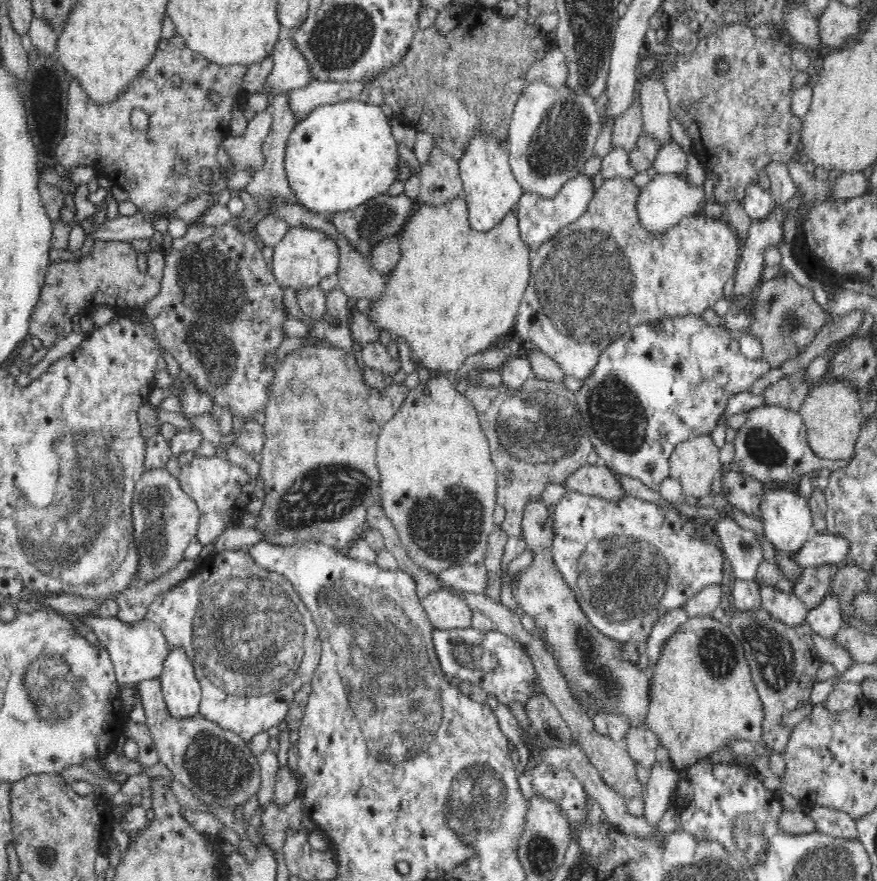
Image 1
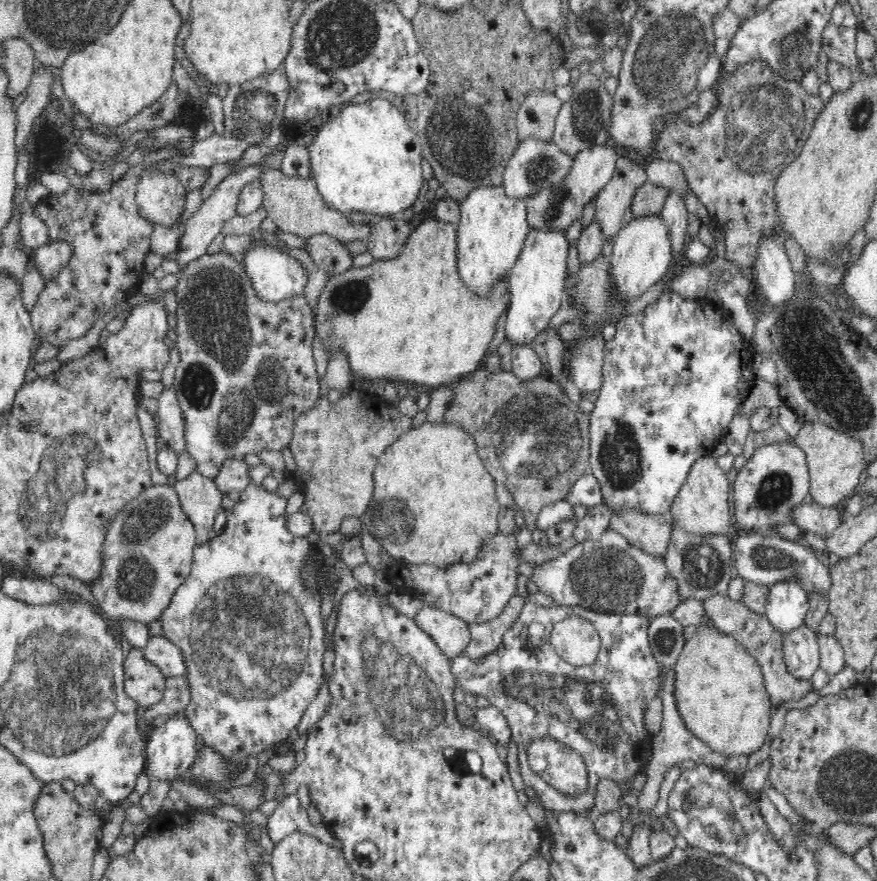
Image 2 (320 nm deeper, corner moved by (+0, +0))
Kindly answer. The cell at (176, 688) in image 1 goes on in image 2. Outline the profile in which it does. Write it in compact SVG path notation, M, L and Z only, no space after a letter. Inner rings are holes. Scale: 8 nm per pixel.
M175 713L174 715L176 715L174 718L161 719L151 727L145 748L149 776L168 783L170 780L180 780L182 776L187 776L197 755L197 732L190 726L185 713Z

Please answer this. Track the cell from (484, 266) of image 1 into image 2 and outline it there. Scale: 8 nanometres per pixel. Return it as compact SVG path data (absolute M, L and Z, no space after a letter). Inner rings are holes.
M436 218L428 219L420 223L416 230L412 231L406 244L402 247L402 250L398 253L398 256L391 259L384 259L370 263L369 266L364 267L352 267L342 274L330 275L328 281L318 296L318 302L316 302L315 311L315 328L318 330L318 336L322 340L322 345L327 352L341 351L345 352L349 367L351 368L352 375L356 381L356 384L360 384L363 387L369 381L406 381L417 382L418 384L425 384L429 387L438 388L441 386L451 386L457 382L462 375L468 375L469 372L478 370L480 362L484 360L484 356L488 352L489 344L494 336L494 329L496 328L496 322L498 317L502 314L504 308L508 307L511 303L511 297L506 295L508 292L508 282L505 277L499 277L498 280L490 286L490 292L486 296L477 296L476 292L461 280L461 275L457 265L457 227L452 226L452 223L440 221Z

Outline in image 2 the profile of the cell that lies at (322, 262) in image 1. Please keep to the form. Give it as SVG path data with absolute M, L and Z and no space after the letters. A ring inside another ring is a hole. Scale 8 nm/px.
M255 245L248 248L243 257L243 267L253 284L254 292L257 292L262 300L279 302L287 298L302 296L306 282L308 282L307 274L302 264L293 256L274 246Z

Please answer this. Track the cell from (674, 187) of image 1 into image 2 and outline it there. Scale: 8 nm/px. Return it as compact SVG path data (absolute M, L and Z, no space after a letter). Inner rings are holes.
M658 214L633 217L620 228L613 242L610 272L613 273L614 284L617 285L621 296L625 296L626 300L634 302L652 284L664 279L669 272L673 259L673 247L668 224L665 224L665 220Z

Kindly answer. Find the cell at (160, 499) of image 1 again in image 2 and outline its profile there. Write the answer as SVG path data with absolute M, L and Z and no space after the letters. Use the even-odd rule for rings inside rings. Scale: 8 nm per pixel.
M152 484L134 500L130 500L109 524L102 550L102 576L98 576L98 582L91 588L105 617L146 625L159 621L176 590L191 574L196 544L195 528L182 510L177 492L172 486Z

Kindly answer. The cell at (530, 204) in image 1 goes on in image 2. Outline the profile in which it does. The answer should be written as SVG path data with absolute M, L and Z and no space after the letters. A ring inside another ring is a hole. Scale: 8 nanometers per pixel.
M546 227L529 228L526 240L522 242L522 250L506 280L511 303L506 316L505 337L512 344L532 344L536 336L550 324L564 300L568 238L560 232L544 234Z

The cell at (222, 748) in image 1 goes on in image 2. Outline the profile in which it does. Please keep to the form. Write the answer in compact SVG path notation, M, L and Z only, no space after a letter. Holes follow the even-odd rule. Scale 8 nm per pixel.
M130 649L123 662L123 671L125 692L137 706L148 708L162 700L166 678L158 667L146 662L142 649Z

